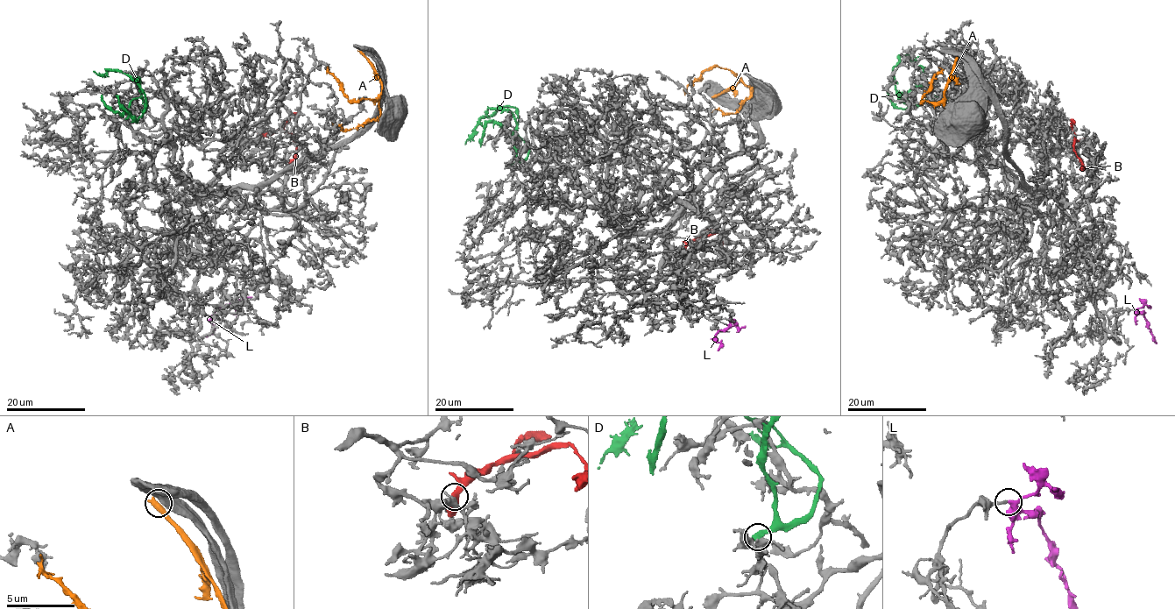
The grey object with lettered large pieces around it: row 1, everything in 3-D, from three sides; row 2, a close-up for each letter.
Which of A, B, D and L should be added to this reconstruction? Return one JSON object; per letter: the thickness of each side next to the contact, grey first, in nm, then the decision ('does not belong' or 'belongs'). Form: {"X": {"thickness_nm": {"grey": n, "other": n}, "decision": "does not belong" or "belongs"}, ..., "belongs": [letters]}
{"A": {"thickness_nm": {"grey": 750, "other": 550}, "decision": "does not belong"}, "B": {"thickness_nm": {"grey": 300, "other": 360}, "decision": "does not belong"}, "D": {"thickness_nm": {"grey": 360, "other": 320}, "decision": "does not belong"}, "L": {"thickness_nm": {"grey": 240, "other": 400}, "decision": "belongs"}, "belongs": ["L"]}

